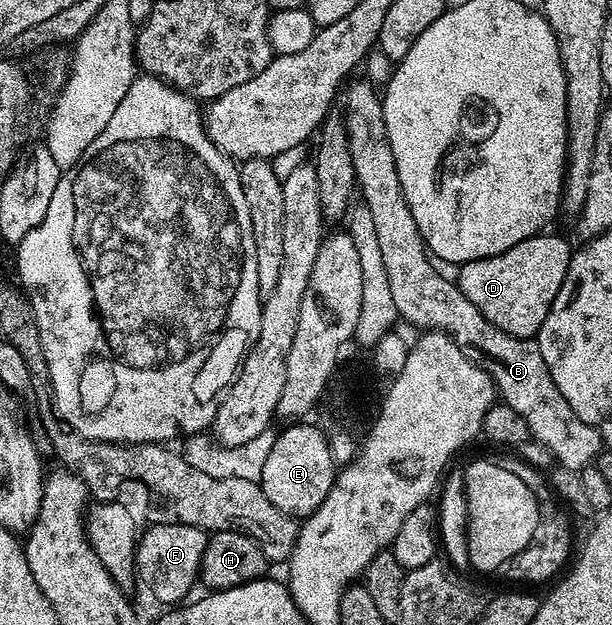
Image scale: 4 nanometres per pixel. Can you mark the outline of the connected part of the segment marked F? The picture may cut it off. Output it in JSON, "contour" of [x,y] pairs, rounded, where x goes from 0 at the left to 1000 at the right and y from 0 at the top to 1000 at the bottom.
{"contour":[[[253,837],[227,854],[219,885],[224,925],[271,968],[291,968],[306,957],[304,950],[325,931],[330,893],[337,877],[338,851],[314,840],[292,837]]]}

